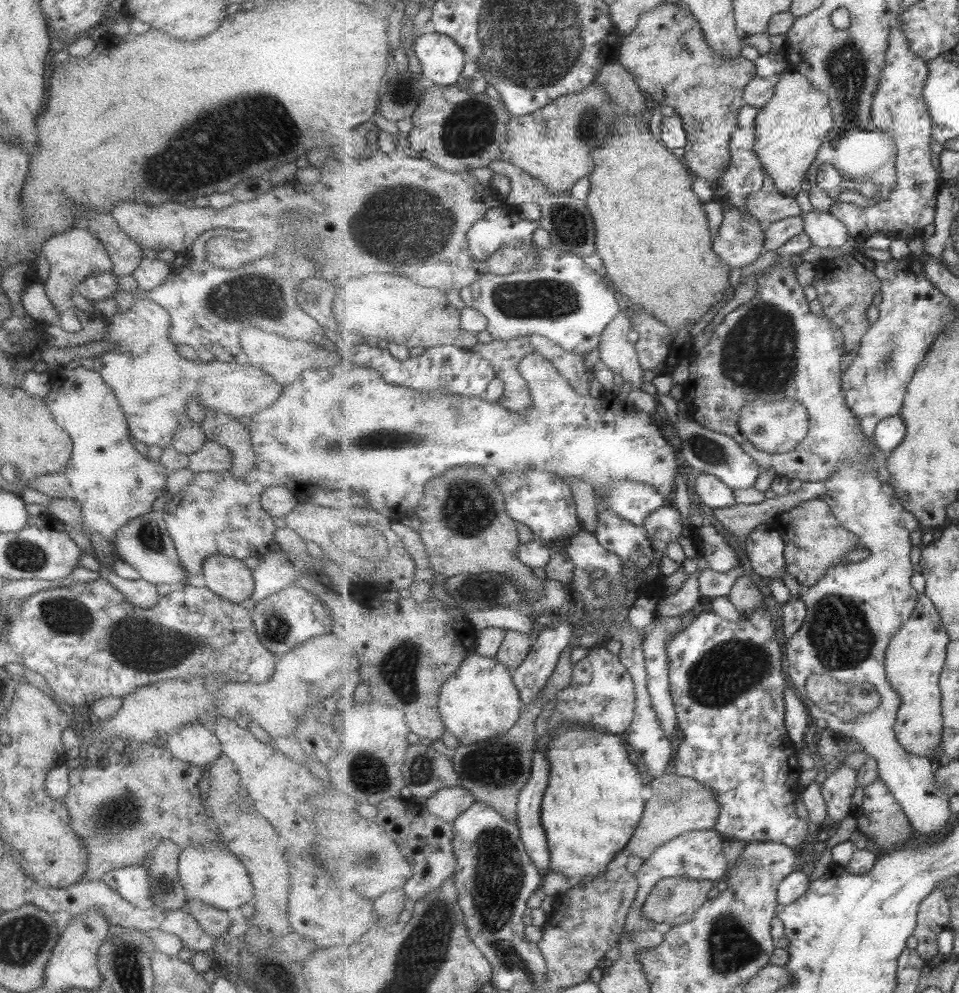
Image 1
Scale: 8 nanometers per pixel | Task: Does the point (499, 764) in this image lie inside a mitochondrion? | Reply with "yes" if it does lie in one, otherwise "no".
yes

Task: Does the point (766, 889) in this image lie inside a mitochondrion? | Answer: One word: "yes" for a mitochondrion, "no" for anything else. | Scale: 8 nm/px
no

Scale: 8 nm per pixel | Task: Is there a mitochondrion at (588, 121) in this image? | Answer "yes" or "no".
yes

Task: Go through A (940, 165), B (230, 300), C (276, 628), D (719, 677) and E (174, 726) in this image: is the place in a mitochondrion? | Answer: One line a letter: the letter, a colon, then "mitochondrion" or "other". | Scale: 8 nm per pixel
A: other
B: mitochondrion
C: mitochondrion
D: mitochondrion
E: other

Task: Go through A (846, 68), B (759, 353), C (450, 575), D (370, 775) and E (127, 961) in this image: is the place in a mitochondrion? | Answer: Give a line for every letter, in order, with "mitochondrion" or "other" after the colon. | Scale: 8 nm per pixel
A: mitochondrion
B: mitochondrion
C: other
D: mitochondrion
E: mitochondrion

